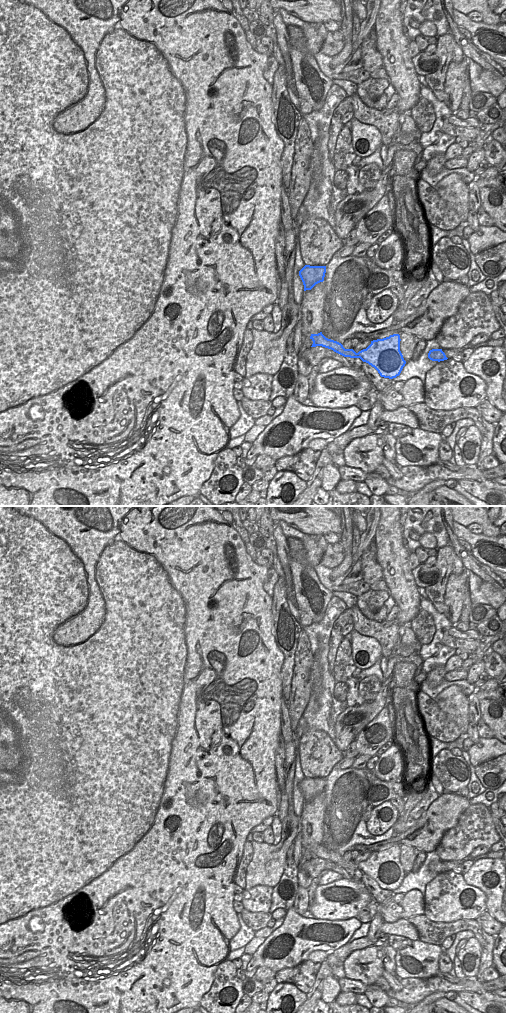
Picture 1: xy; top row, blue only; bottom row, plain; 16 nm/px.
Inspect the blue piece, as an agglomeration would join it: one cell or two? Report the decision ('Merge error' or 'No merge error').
No merge error.

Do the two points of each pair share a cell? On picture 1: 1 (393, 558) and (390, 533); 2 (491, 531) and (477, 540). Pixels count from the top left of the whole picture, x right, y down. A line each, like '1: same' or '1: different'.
1: same
2: different

